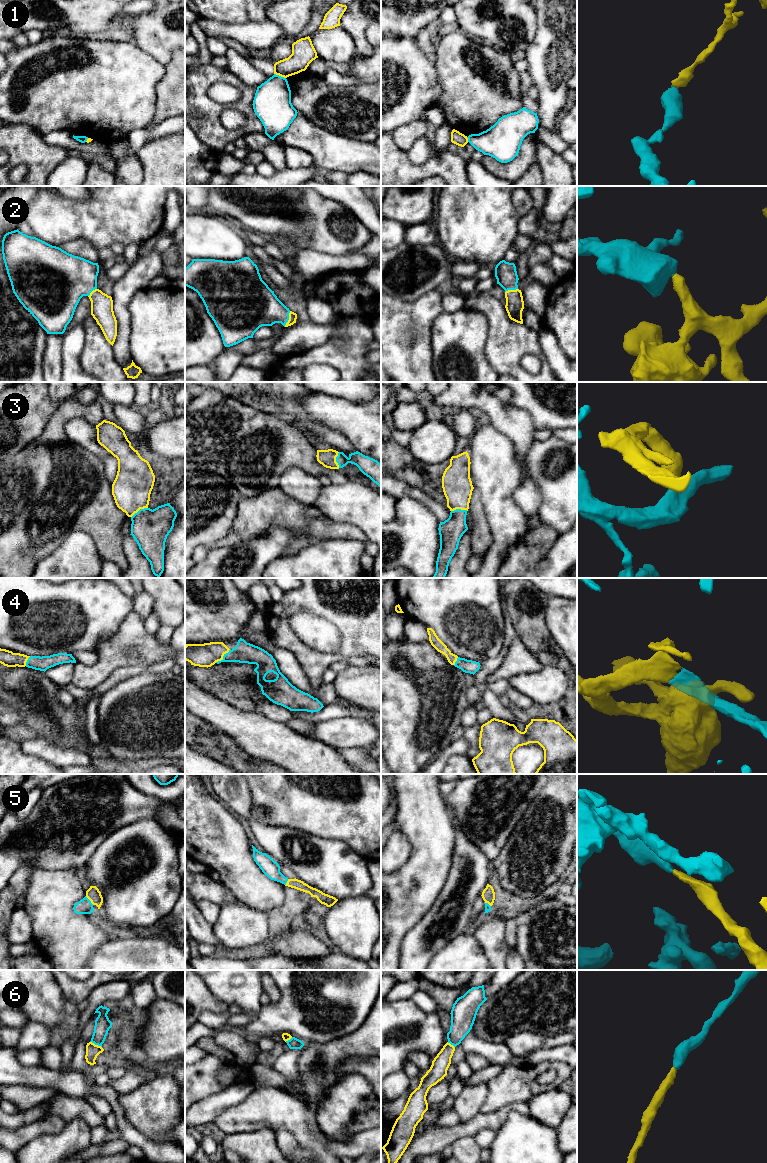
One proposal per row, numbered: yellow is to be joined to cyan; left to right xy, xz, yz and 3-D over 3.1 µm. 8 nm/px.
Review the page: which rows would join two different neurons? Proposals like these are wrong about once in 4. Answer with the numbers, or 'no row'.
1

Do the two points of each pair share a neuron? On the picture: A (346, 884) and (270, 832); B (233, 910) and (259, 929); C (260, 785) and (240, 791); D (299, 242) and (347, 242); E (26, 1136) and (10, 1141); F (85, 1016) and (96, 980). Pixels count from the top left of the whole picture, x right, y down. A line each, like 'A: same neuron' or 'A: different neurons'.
A: same neuron
B: same neuron
C: different neurons
D: same neuron
E: same neuron
F: different neurons

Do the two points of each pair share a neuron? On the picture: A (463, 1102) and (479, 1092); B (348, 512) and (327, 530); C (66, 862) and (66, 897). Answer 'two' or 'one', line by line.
A: one
B: two
C: two

